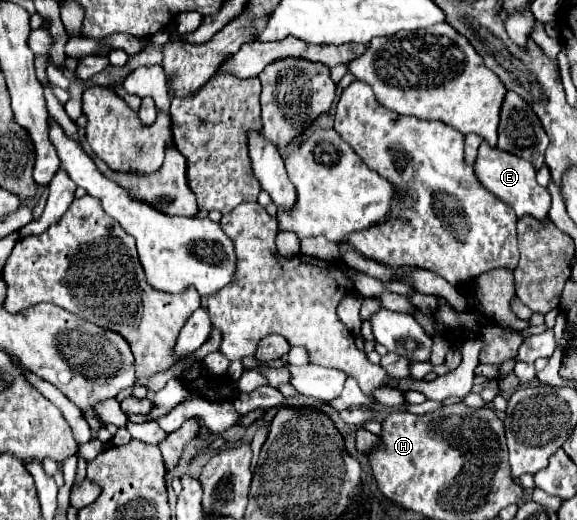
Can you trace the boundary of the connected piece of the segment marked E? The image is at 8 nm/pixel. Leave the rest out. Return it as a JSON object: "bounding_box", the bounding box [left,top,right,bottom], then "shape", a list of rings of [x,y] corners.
{"bounding_box":[475,143,551,221],"shape":[[[481,143],[479,147],[479,155],[475,161],[475,171],[479,181],[483,183],[483,187],[487,191],[491,191],[493,195],[497,195],[501,201],[505,201],[507,205],[511,205],[517,213],[517,217],[525,217],[531,215],[537,221],[547,221],[549,219],[549,209],[551,209],[551,195],[545,187],[541,187],[535,181],[535,167],[531,163],[527,163],[521,157],[515,157],[511,153],[499,151],[497,147],[489,147],[487,143]]]}

